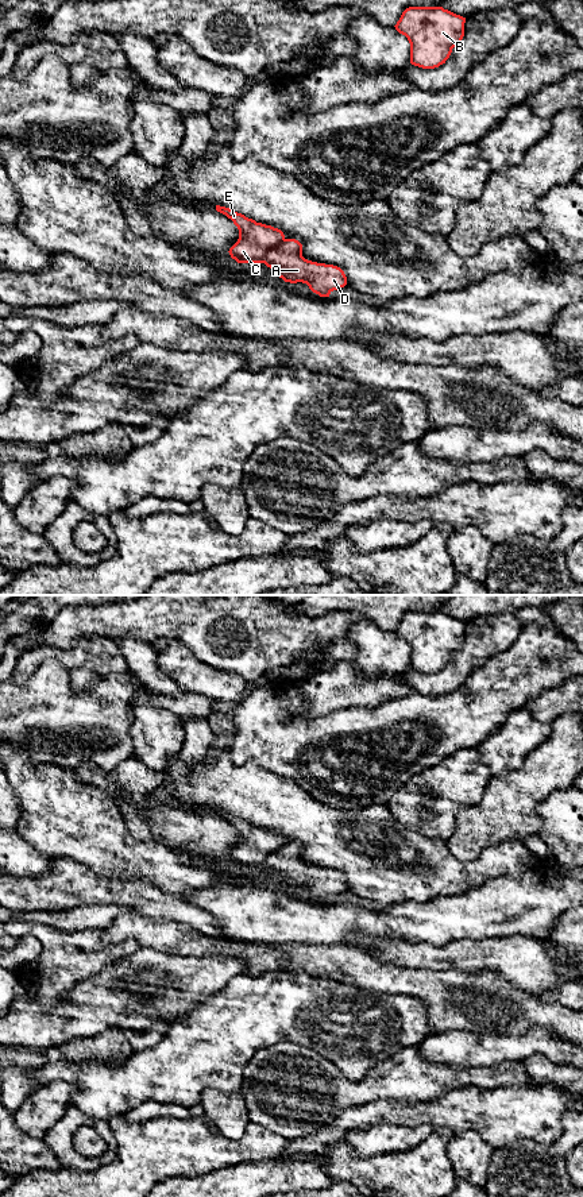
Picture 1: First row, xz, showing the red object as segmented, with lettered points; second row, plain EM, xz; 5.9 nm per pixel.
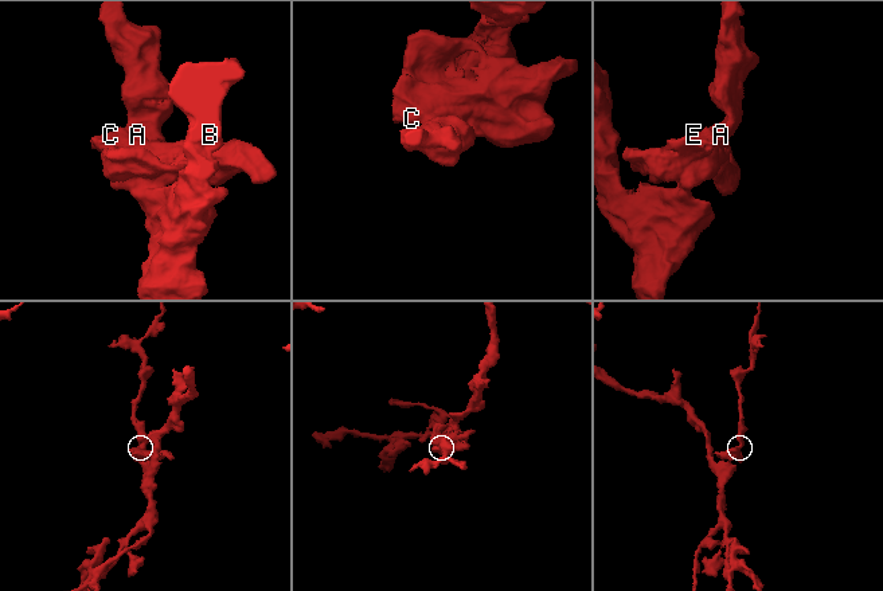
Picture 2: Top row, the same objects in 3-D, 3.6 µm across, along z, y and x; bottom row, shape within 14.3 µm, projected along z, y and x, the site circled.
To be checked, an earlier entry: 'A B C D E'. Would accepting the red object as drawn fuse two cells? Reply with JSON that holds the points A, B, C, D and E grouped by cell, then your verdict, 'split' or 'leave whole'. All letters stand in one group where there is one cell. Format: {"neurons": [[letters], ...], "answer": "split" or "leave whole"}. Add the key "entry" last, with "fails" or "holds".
{"neurons": [["A", "B", "D"], ["C", "E"]], "answer": "split", "entry": "fails"}

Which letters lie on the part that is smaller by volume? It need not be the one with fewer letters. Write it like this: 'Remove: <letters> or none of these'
Remove: C, E

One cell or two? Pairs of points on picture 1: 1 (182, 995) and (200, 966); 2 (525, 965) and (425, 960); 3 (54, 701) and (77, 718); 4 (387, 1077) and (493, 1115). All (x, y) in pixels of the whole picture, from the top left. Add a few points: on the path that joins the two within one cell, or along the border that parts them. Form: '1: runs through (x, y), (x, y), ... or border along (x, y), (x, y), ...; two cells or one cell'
1: runs through (182, 988), (197, 973); one cell
2: runs through (501, 957), (450, 957); one cell
3: runs through (60, 706), (72, 718); one cell
4: border along (471, 1084), (455, 1087), (437, 1099), (410, 1104); two cells

